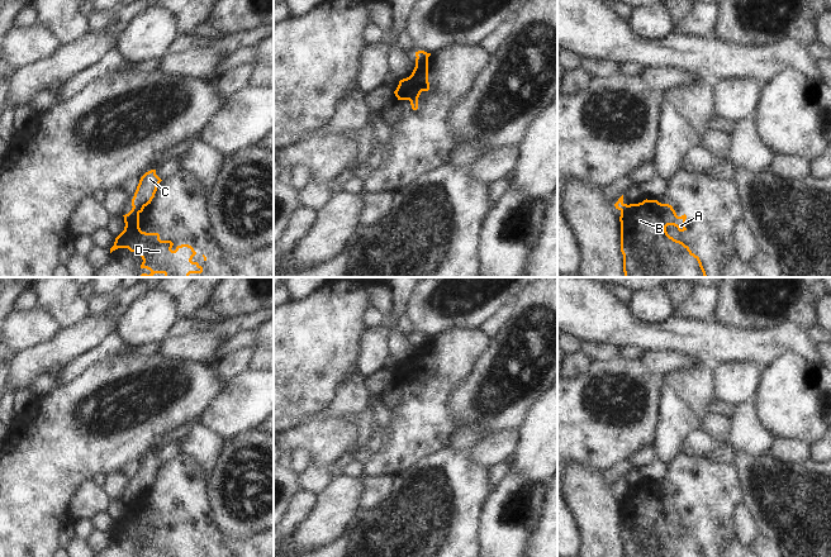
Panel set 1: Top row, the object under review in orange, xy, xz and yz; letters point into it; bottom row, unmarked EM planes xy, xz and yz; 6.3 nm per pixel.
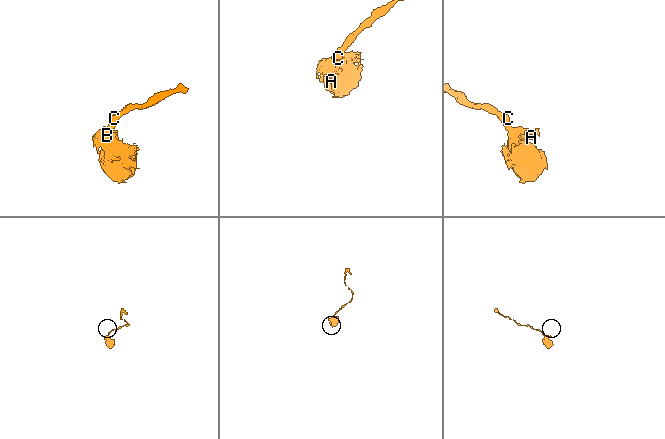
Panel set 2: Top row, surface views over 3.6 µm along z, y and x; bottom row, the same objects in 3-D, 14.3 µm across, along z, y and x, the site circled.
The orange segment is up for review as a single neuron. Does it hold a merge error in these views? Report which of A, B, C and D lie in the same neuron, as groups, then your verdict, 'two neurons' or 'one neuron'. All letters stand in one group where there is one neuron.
A B D / C; two neurons

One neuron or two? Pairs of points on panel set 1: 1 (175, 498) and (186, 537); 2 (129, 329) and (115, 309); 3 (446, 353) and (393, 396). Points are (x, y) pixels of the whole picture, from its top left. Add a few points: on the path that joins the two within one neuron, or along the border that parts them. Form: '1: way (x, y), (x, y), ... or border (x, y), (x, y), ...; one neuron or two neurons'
1: way (176, 508), (177, 527); one neuron
2: border (141, 294), (118, 319); two neurons
3: border (394, 376), (400, 399), (390, 410); two neurons

